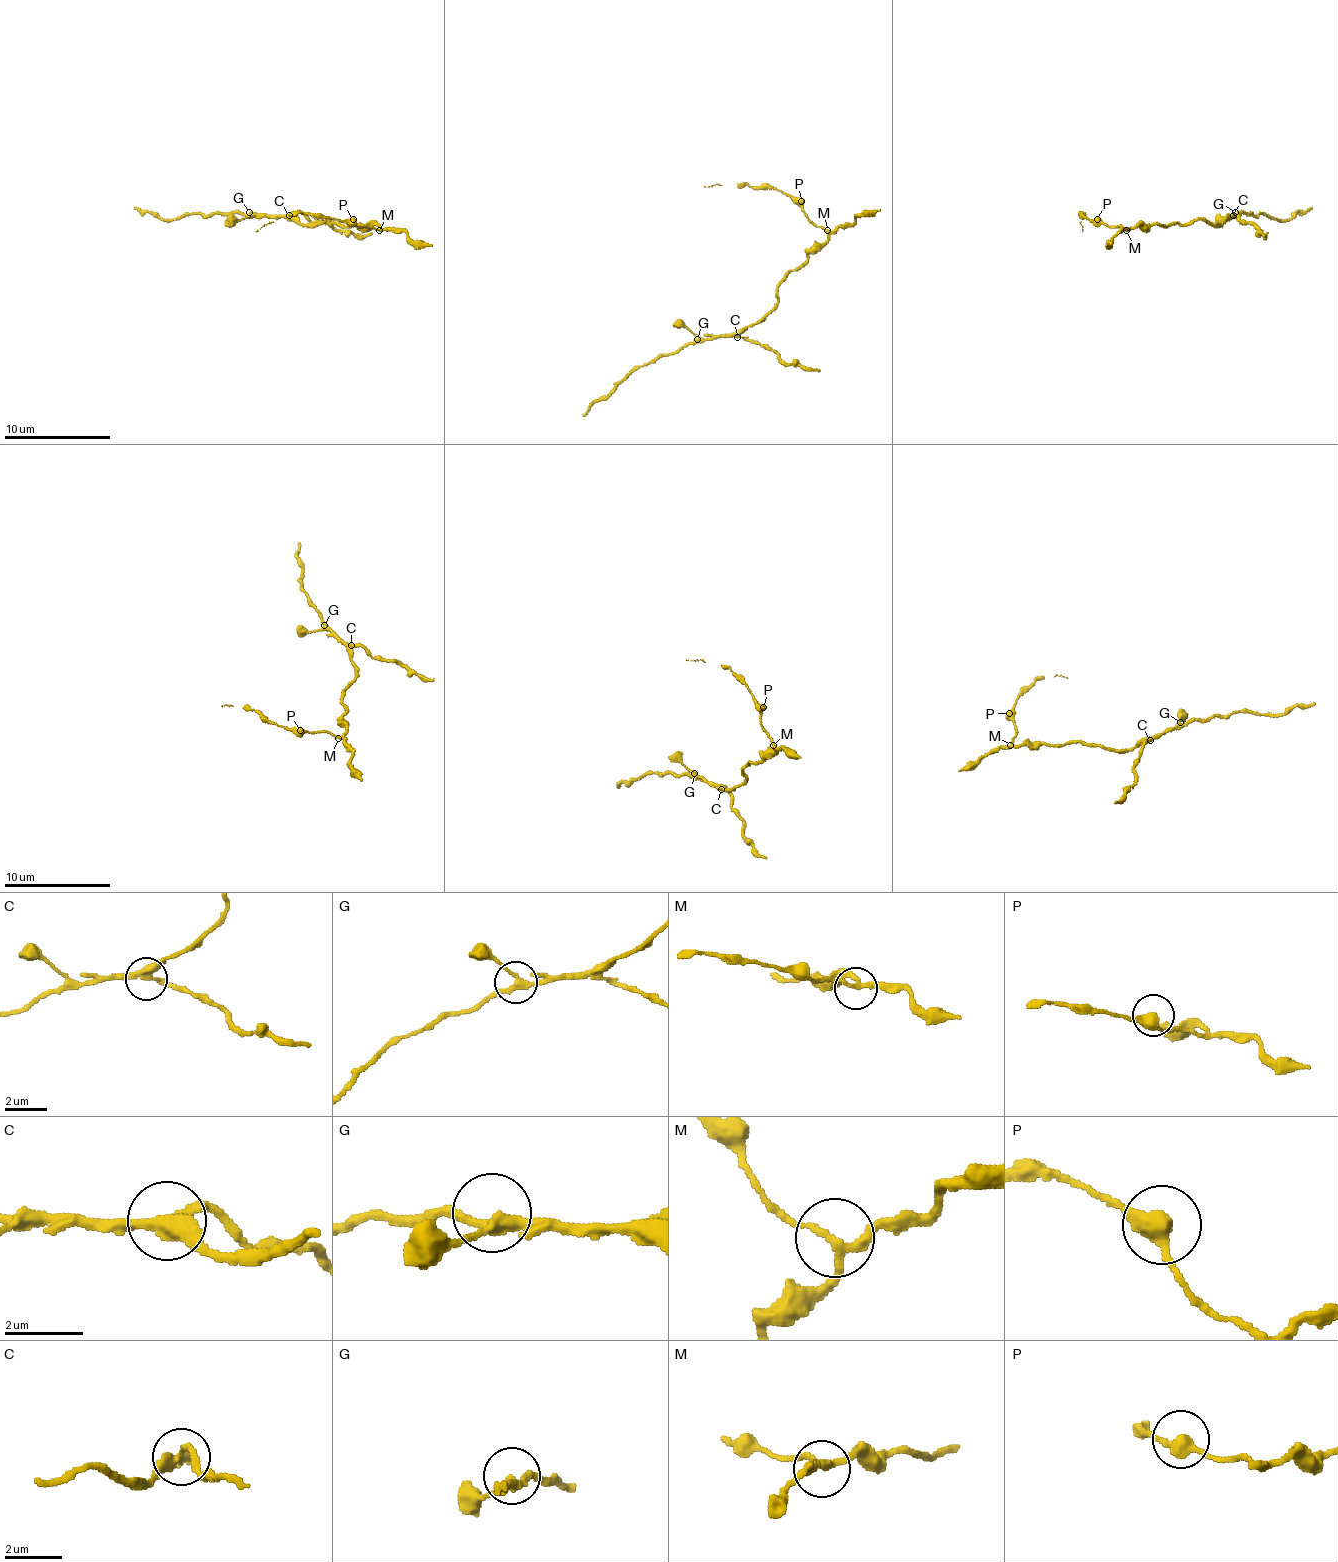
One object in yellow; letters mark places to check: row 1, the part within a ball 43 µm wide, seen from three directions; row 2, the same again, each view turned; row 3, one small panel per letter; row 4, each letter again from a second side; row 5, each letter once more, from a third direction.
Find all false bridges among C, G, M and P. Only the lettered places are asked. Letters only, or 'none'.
C

